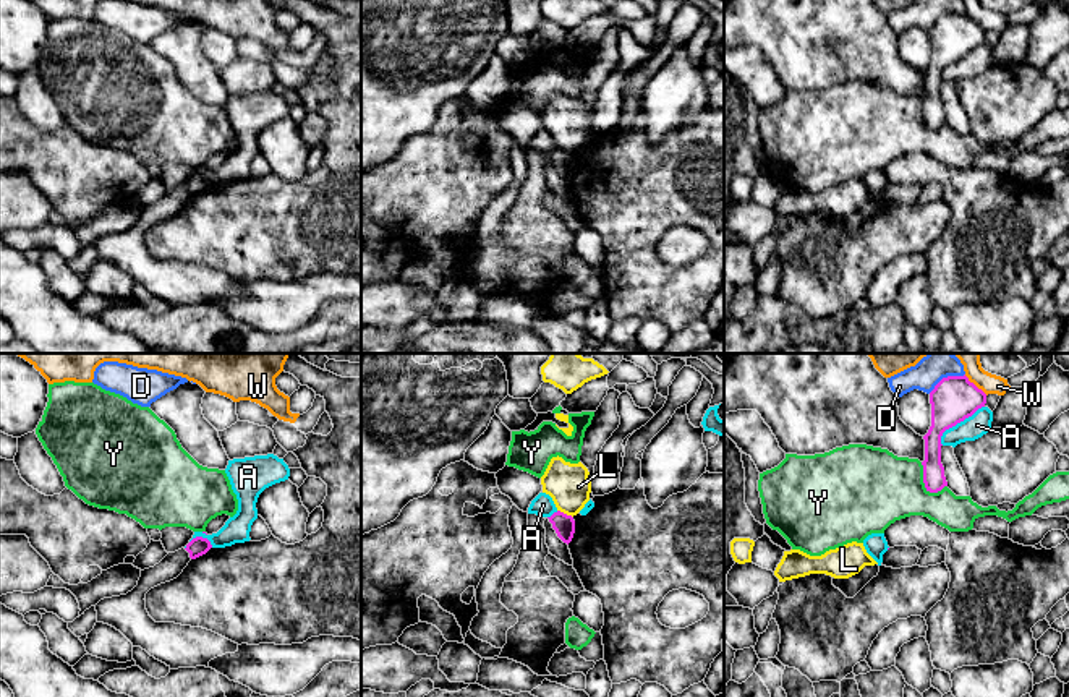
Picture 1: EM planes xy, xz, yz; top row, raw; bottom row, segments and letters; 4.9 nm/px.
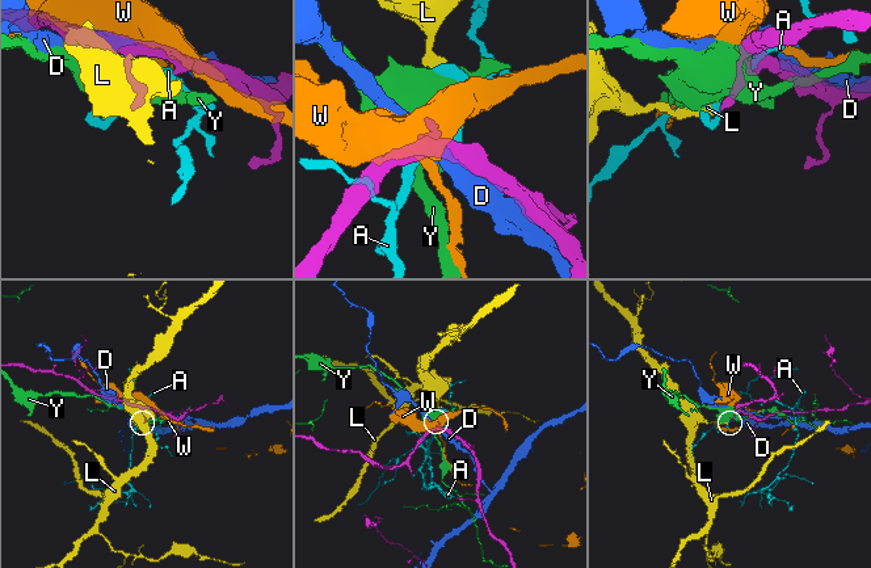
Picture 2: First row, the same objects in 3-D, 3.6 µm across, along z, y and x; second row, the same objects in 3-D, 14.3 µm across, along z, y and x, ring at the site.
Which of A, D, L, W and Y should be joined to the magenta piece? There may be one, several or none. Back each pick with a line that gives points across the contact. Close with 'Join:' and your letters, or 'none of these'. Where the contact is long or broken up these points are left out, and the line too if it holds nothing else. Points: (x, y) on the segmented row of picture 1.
Join: none of these

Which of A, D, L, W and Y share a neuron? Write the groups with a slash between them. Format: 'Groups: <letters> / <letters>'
Groups: A / D / L / W / Y

